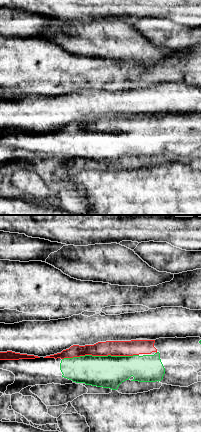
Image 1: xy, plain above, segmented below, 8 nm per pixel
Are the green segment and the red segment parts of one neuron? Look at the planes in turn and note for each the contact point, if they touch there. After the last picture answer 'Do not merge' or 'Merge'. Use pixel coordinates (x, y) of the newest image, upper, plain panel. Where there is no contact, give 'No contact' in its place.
Touches green at (100, 132)

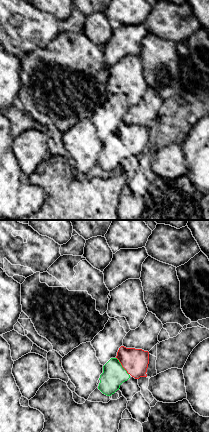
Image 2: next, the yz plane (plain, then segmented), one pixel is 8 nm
Touches green at (121, 142)

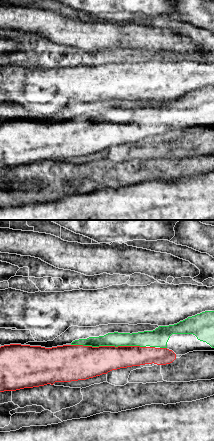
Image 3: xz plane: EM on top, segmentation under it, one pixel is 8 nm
Touches green at (108, 121)

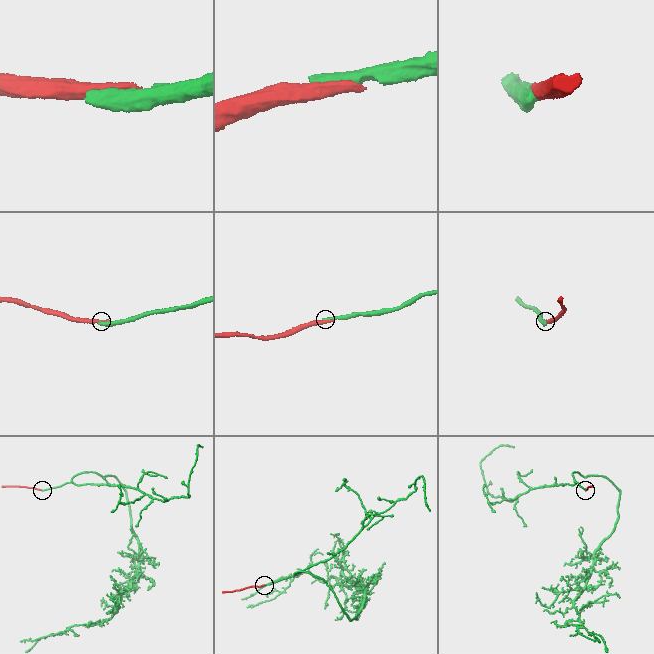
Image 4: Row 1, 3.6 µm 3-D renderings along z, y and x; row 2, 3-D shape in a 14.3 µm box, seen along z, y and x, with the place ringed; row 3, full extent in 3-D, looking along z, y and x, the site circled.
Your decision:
Merge

